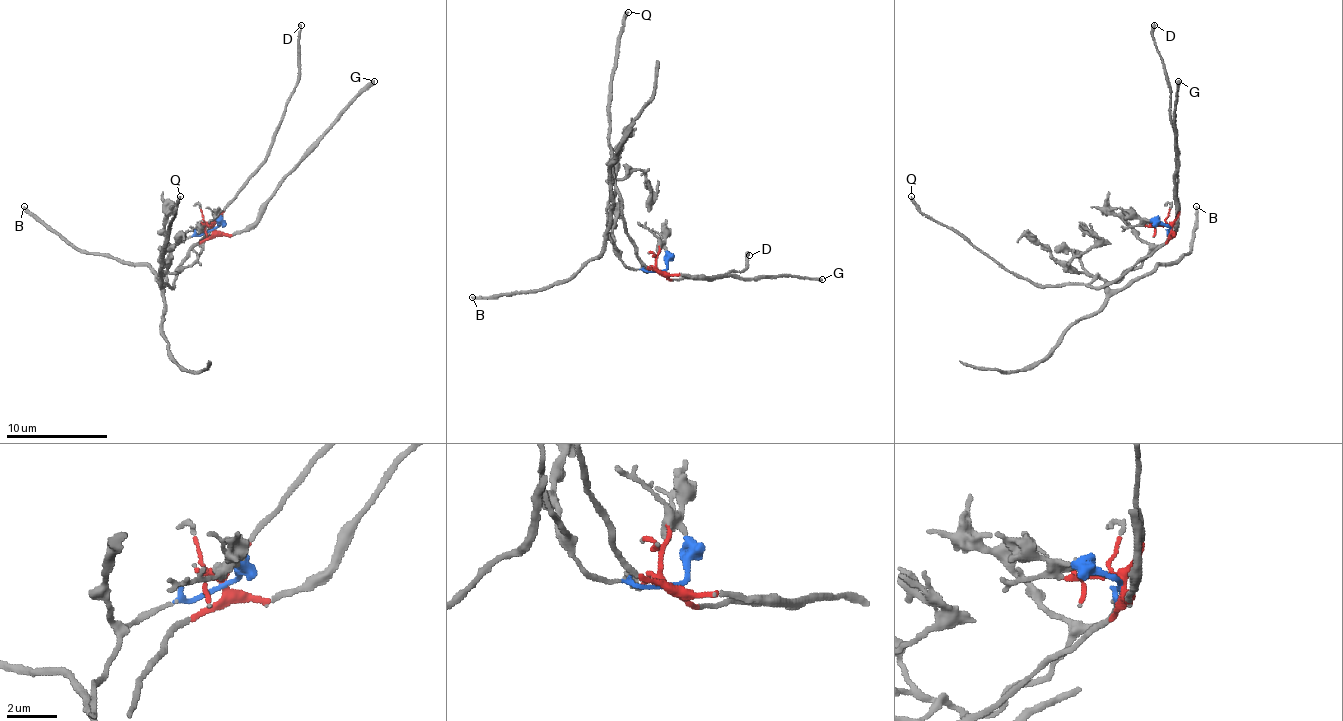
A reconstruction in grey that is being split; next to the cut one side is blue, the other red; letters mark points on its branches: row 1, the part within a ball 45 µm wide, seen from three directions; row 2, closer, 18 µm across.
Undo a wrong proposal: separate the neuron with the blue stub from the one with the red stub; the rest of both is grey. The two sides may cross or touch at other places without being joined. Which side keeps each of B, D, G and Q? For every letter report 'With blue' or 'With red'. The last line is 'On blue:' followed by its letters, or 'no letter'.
B: With blue
D: With red
G: With red
Q: With red
On blue: B

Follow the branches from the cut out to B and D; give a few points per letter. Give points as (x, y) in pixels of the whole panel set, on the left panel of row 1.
B: (213, 227), (182, 238), (174, 245), (159, 268), (162, 289), (146, 266), (80, 253), (24, 207)
D: (210, 227), (271, 143), (297, 82), (302, 24)

